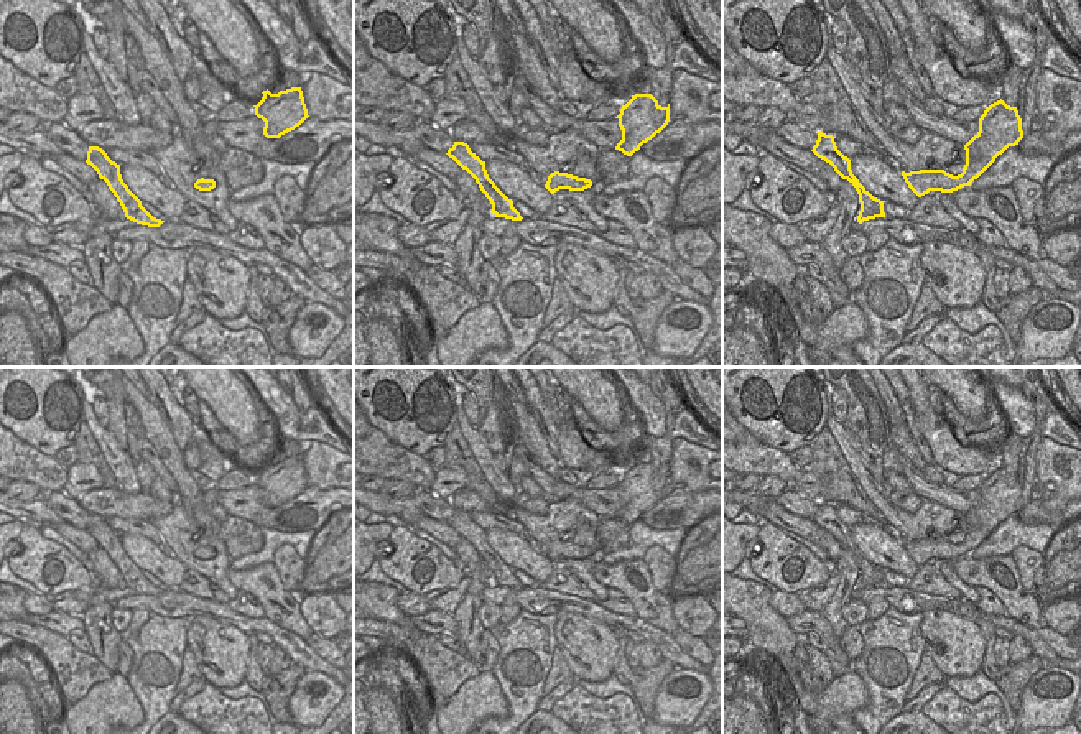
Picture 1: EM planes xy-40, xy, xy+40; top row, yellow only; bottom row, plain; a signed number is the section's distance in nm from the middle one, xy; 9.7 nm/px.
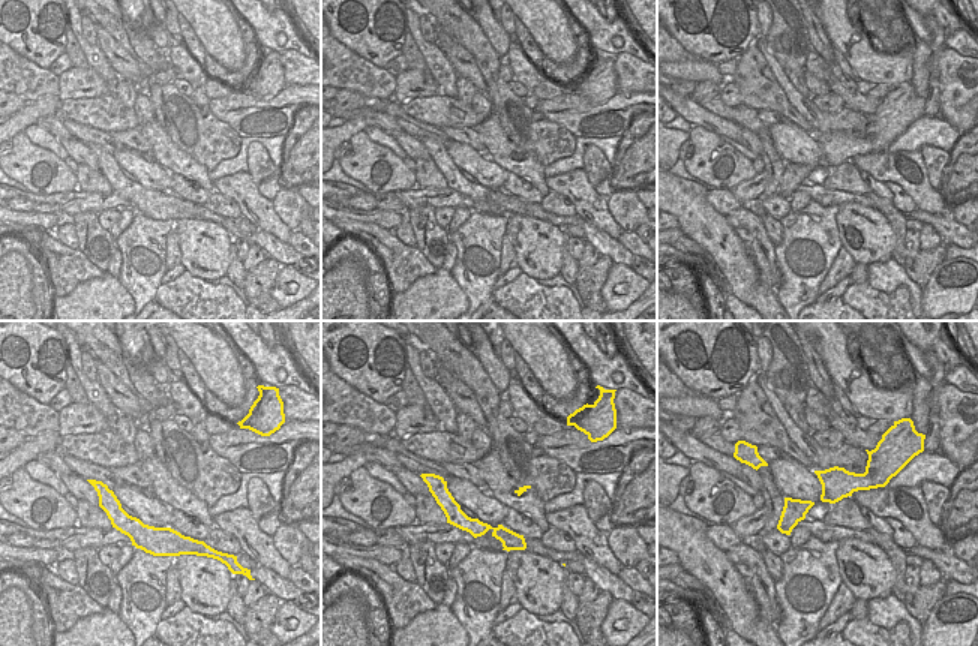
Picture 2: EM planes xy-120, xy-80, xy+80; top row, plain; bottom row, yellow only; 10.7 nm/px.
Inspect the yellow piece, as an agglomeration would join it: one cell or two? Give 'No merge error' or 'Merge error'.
Merge error

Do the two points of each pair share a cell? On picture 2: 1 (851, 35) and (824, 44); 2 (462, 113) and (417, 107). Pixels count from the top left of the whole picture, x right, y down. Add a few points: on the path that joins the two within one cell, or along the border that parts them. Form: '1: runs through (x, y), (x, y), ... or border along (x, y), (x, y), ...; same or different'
1: border along (815, 15), (831, 45); different
2: runs through (452, 113), (428, 110); same

